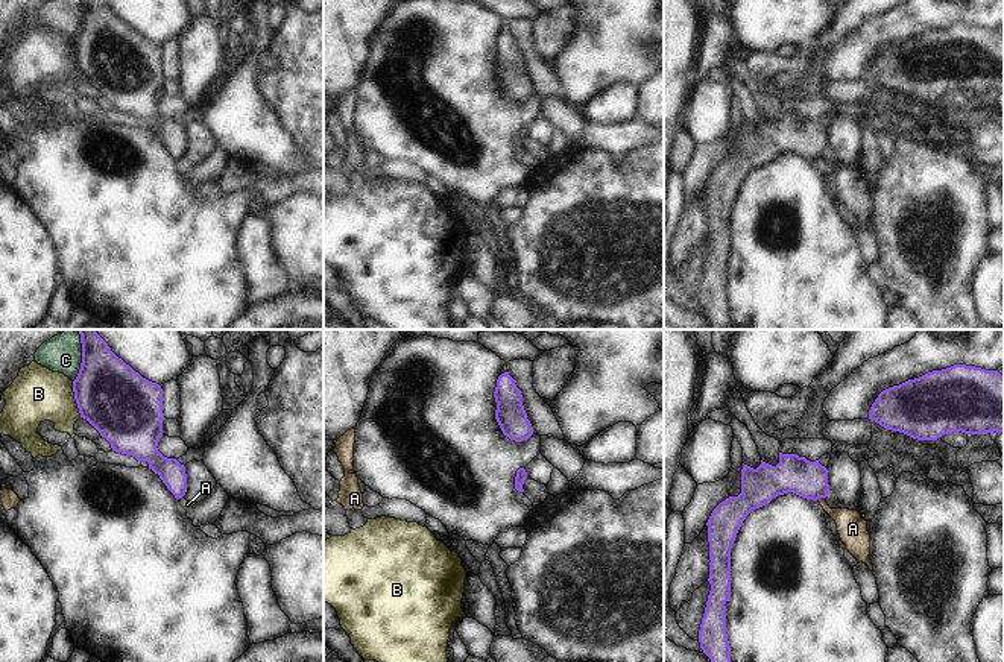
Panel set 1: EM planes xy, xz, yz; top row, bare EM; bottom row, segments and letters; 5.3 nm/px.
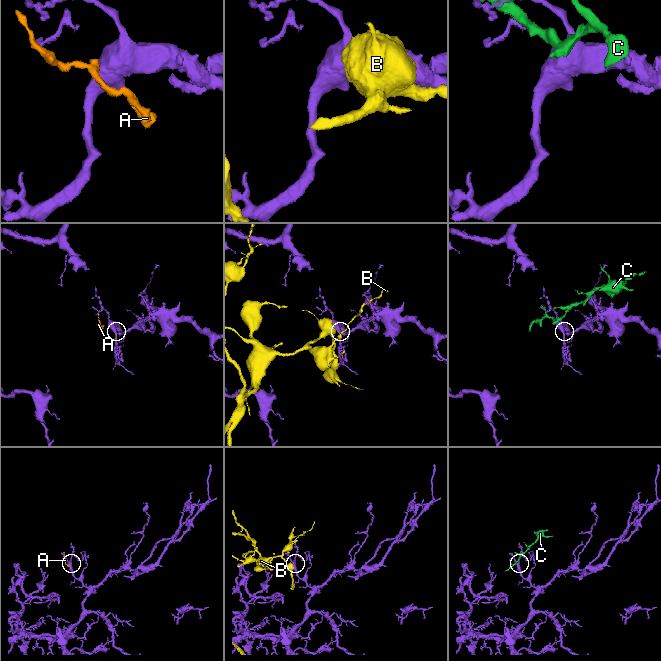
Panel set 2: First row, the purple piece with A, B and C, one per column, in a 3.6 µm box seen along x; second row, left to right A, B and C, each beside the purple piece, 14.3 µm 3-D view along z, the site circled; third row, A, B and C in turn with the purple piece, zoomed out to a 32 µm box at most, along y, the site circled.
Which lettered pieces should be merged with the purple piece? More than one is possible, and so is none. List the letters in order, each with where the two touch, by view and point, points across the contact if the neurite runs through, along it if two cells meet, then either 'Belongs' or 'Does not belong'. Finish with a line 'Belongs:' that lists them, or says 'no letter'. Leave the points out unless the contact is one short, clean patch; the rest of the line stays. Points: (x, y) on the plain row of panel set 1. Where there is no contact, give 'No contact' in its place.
A: Touches purple at yz (820, 157). Boundary: yz (825, 157), (816, 160). Does not belong
B: Touches purple at xy (75, 58). Does not belong
C: Touches purple at xy (82, 22). Does not belong
Belongs: no letter

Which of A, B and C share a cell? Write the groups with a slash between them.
A / B / C

